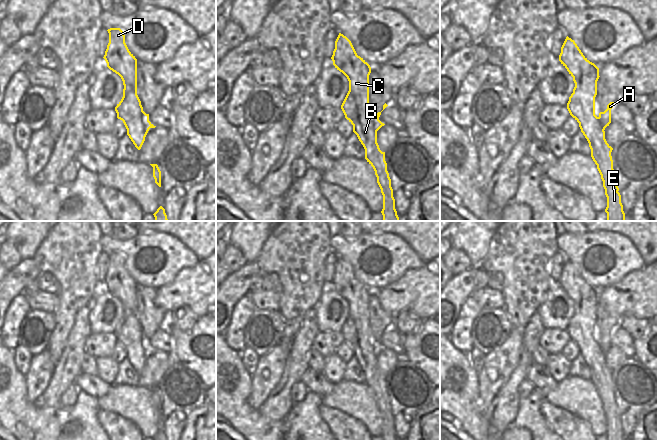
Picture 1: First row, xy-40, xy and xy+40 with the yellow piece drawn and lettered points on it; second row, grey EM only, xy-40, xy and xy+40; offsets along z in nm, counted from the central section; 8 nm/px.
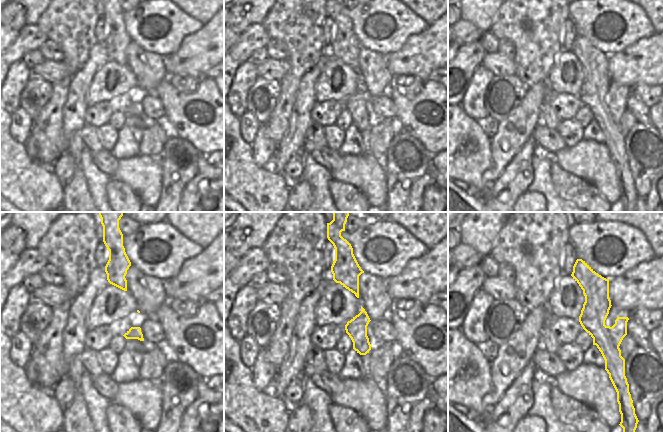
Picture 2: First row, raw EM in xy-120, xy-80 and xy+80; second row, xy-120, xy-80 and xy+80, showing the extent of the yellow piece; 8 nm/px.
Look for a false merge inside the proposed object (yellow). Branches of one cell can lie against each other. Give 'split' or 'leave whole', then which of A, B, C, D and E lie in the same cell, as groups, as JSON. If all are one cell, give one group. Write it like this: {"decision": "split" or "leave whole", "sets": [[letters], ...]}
{"decision": "split", "sets": [["A"], ["B", "C", "D", "E"]]}

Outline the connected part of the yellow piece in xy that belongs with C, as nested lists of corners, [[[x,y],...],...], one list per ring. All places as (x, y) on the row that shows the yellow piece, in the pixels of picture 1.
[[[339,33],[335,41],[335,49],[331,59],[335,68],[342,72],[349,81],[349,91],[341,105],[341,109],[345,118],[353,125],[353,132],[357,135],[365,149],[365,159],[375,171],[377,183],[383,195],[383,209],[381,211],[383,221],[399,221],[395,209],[391,179],[387,171],[385,152],[380,150],[377,143],[377,131],[385,124],[371,115],[371,105],[369,103],[369,75],[371,67],[363,58],[357,55],[351,41],[341,33]]]

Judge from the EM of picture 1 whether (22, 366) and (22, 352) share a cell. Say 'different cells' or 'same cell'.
same cell

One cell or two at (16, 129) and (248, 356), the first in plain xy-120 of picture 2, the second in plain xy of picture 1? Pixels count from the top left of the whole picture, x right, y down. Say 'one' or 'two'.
one

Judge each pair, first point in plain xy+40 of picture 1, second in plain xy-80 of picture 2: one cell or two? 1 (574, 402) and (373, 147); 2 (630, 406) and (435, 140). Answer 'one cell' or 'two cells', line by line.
1: two cells
2: two cells

